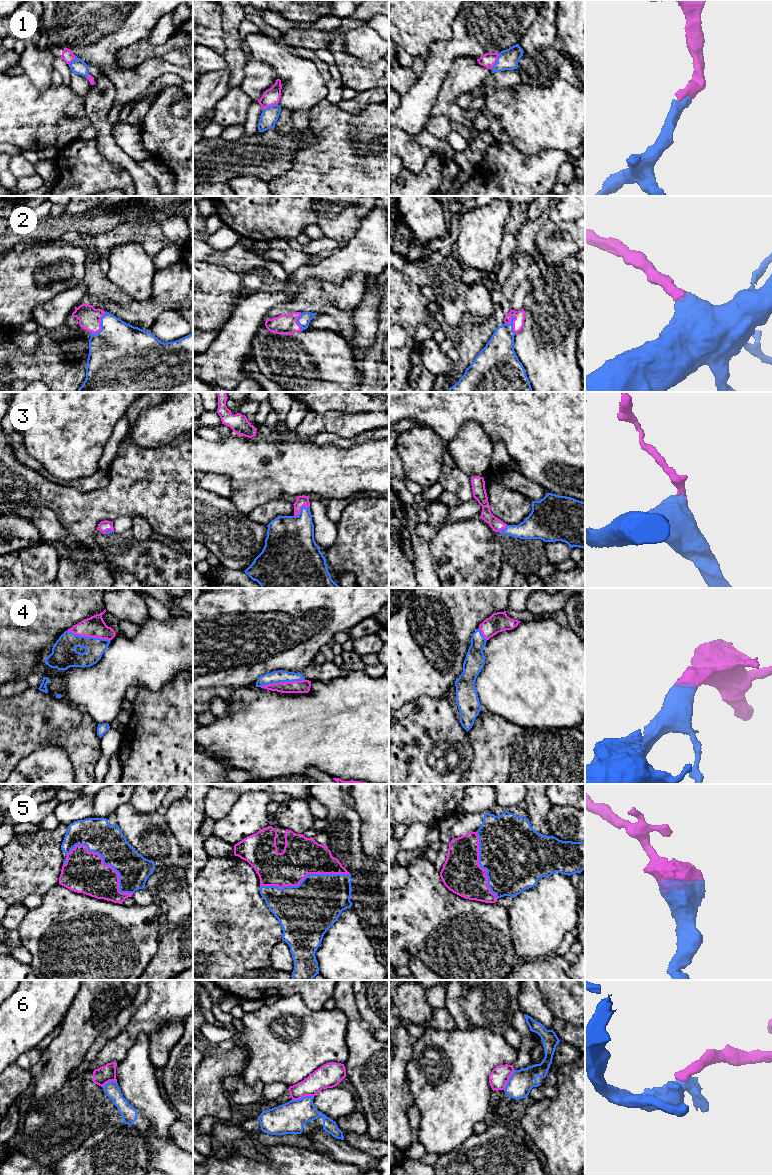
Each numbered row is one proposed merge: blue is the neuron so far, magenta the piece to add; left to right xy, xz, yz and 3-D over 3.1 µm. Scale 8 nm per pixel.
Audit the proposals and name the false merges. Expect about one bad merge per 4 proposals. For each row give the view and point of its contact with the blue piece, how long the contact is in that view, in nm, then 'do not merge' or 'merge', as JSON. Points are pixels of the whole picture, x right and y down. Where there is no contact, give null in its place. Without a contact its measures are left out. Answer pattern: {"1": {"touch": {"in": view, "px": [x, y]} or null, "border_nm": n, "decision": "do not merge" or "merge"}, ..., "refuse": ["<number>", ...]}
{"1": {"touch": {"in": "yz", "px": [496, 61]}, "border_nm": 140, "decision": "merge"}, "2": {"touch": {"in": "yz", "px": [512, 325]}, "border_nm": 150, "decision": "merge"}, "3": {"touch": {"in": "xz", "px": [301, 509]}, "border_nm": 150, "decision": "merge"}, "4": {"touch": {"in": "xy", "px": [89, 637]}, "border_nm": 360, "decision": "merge"}, "5": {"touch": {"in": "xy", "px": [104, 863]}, "border_nm": 650, "decision": "merge"}, "6": {"touch": {"in": "xz", "px": [302, 1097]}, "border_nm": 180, "decision": "do not merge"}, "refuse": ["6"]}

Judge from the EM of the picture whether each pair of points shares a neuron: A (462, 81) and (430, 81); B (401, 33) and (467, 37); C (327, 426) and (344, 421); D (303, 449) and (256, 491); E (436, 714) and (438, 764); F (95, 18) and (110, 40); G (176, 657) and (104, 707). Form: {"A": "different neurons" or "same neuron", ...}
{"A": "different neurons", "B": "different neurons", "C": "same neuron", "D": "same neuron", "E": "same neuron", "F": "same neuron", "G": "same neuron"}

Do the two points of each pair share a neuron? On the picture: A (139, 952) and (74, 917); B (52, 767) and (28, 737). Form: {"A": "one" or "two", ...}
{"A": "one", "B": "two"}

